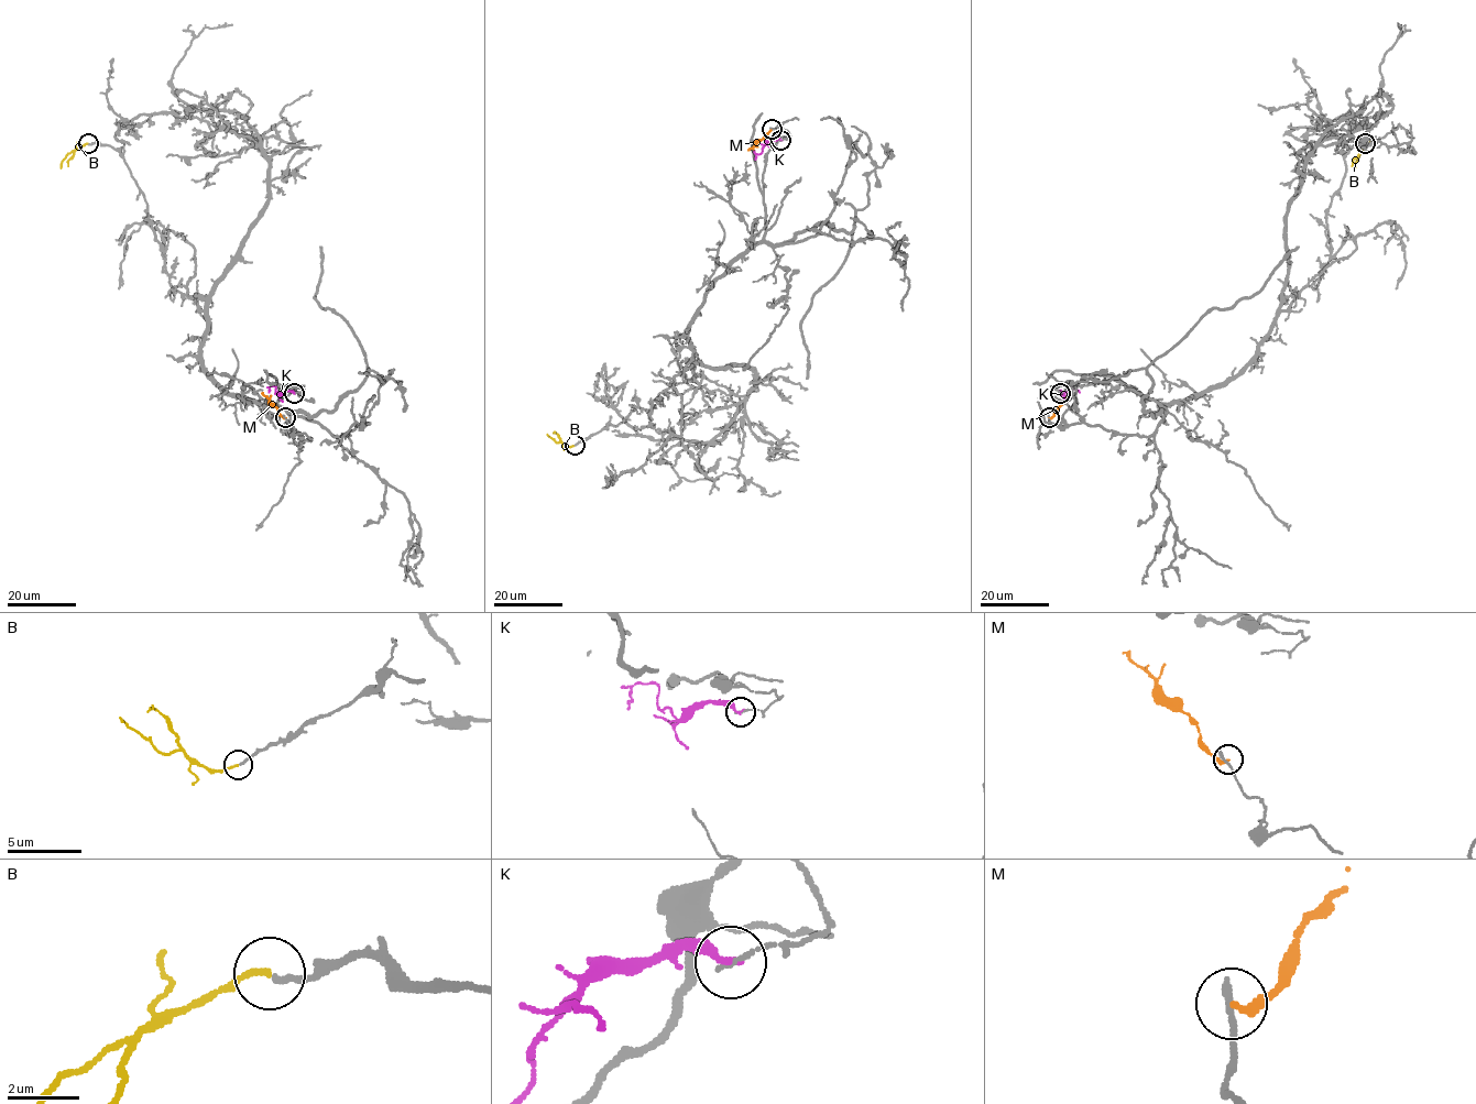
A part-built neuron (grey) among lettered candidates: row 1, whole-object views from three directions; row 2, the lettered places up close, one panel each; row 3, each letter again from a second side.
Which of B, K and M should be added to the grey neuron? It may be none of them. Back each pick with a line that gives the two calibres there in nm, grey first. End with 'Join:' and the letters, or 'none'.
B: 160 nm thick on the grey side, 160 nm on the other
Join: B

